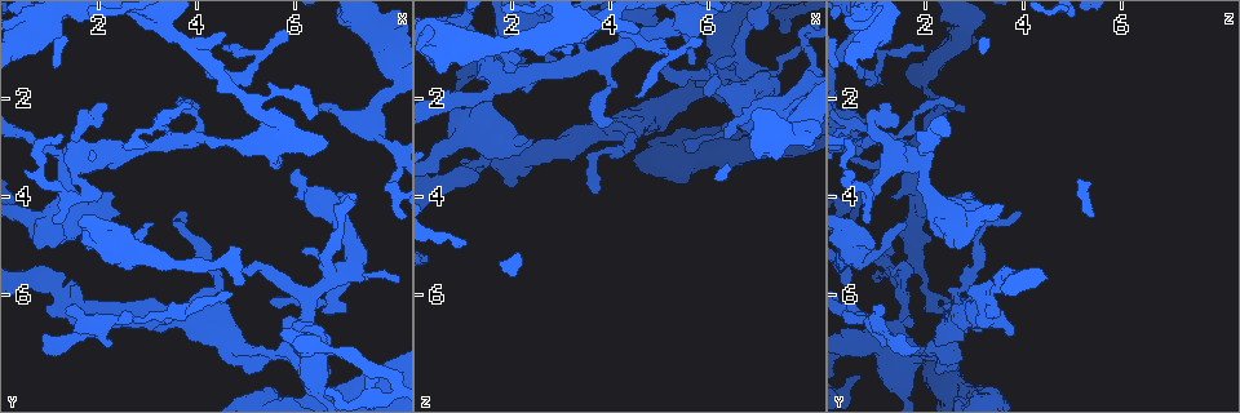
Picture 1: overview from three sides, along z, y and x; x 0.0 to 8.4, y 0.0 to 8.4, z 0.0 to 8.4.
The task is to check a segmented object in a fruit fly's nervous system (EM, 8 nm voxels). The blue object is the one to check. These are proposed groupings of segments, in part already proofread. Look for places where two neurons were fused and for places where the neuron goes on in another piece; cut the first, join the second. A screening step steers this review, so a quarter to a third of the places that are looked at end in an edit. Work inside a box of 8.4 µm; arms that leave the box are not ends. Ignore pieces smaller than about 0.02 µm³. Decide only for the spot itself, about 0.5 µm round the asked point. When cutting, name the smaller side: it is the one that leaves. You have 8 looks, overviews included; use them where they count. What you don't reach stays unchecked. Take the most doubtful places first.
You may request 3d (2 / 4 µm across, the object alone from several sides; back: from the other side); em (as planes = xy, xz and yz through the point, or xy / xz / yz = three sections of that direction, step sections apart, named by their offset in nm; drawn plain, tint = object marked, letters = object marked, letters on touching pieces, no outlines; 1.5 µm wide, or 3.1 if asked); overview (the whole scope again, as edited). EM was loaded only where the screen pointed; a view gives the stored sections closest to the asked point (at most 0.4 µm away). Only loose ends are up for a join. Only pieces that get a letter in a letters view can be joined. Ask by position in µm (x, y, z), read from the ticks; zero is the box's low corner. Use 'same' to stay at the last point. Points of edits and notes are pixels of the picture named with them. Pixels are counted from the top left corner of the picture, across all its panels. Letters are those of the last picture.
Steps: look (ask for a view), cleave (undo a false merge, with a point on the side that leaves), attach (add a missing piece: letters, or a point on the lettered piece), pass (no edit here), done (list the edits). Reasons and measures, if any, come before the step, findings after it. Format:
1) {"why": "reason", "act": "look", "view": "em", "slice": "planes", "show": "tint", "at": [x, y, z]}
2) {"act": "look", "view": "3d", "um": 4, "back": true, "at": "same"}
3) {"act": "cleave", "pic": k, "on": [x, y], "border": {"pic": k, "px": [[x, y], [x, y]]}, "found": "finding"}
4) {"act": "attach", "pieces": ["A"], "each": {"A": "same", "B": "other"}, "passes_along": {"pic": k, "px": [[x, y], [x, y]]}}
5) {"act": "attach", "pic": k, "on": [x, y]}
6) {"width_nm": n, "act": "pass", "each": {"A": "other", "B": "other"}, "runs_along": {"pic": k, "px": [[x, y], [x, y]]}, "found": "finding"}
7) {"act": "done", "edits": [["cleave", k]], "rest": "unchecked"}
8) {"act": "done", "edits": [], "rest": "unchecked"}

{"why": "an open end", "act": "look", "view": "3d", "um": 2, "at": [3.75, 4.30, 3.90]}

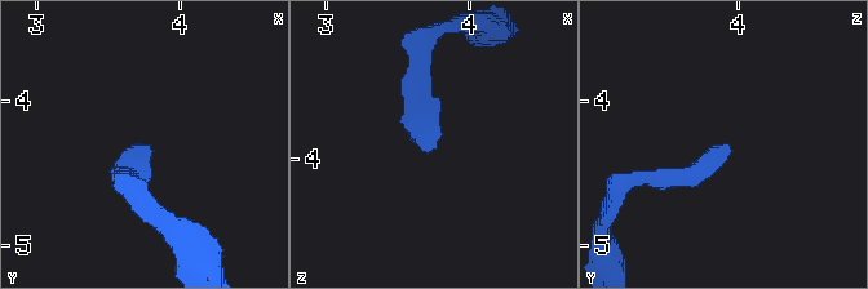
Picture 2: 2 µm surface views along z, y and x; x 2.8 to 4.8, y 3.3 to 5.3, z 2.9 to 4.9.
{"act": "look", "view": "em", "slice": "xz", "step": 8, "show": "letters", "at": [3.74, 4.30, 3.90]}

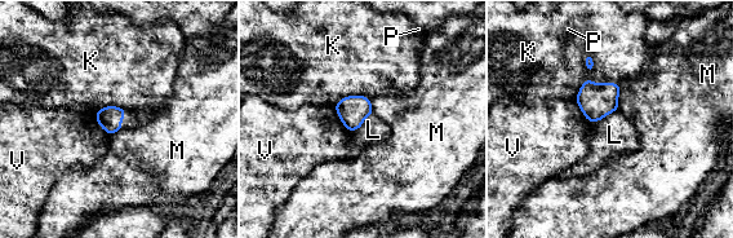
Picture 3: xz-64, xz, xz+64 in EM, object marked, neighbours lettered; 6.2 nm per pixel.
{"act": "pass", "each": {"K": "other", "L": "other", "M": "other", "P": "other", "V": "other"}, "border": {"pic": 3, "px": [[620, 87], [587, 79], [574, 100]]}, "found": "no lettered piece goes on from it"}

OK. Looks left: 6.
{"why": "a narrow waist", "act": "look", "view": "3d", "um": 4, "back": true, "at": [1.65, 6.75, 1.25]}

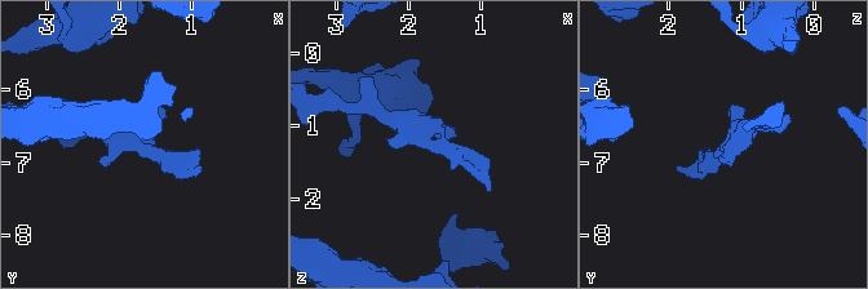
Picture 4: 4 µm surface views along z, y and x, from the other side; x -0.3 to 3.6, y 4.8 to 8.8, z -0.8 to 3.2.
{"act": "look", "view": "em", "slice": "planes", "show": "letters", "at": [1.60, 6.75, 1.25]}

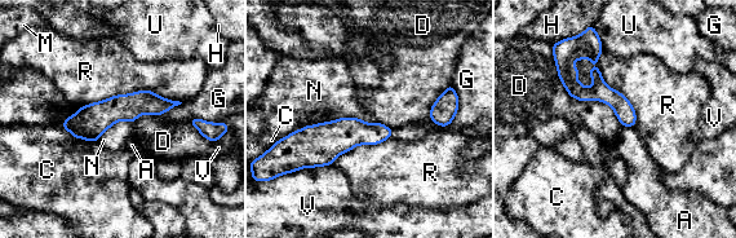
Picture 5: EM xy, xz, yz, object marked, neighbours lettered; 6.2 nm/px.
{"act": "pass", "each": {"A": "other", "C": "other", "D": "other", "G": "other", "H": "other", "M": "other", "N": "other", "R": "other", "U": "other", "V": "other"}, "border": {"pic": 5, "px": [[181, 101], [133, 91], [81, 106]]}, "found": "continuous, no second neuron"}

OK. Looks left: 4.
{"why": "thick end", "act": "look", "view": "em", "slice": "planes", "show": "letters", "at": [0.85, 5.10, 2.70]}

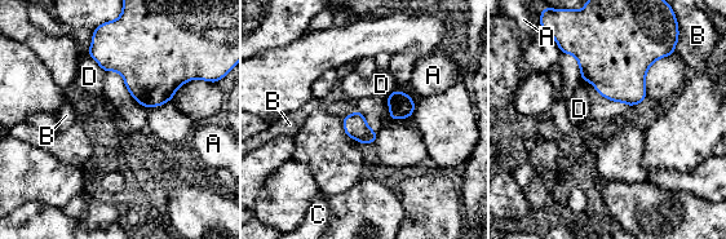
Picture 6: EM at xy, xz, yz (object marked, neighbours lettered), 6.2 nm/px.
{"longest_contact_nm": ["D", 140], "act": "pass", "each": {"A": "other", "B": "other", "C": "other", "D": "other"}, "border": {"pic": 6, "px": [[89, 54], [103, 71]]}, "found": "none of them fits"}

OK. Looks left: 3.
{"act": "done", "edits": [], "rest": "unchecked"}

